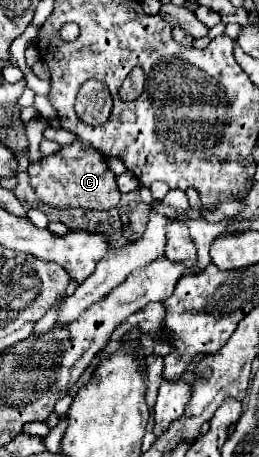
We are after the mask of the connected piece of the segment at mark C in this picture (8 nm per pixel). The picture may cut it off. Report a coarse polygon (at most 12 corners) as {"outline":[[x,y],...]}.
{"outline":[[80,139],[30,165],[38,199],[106,211],[120,201],[106,155]]}

